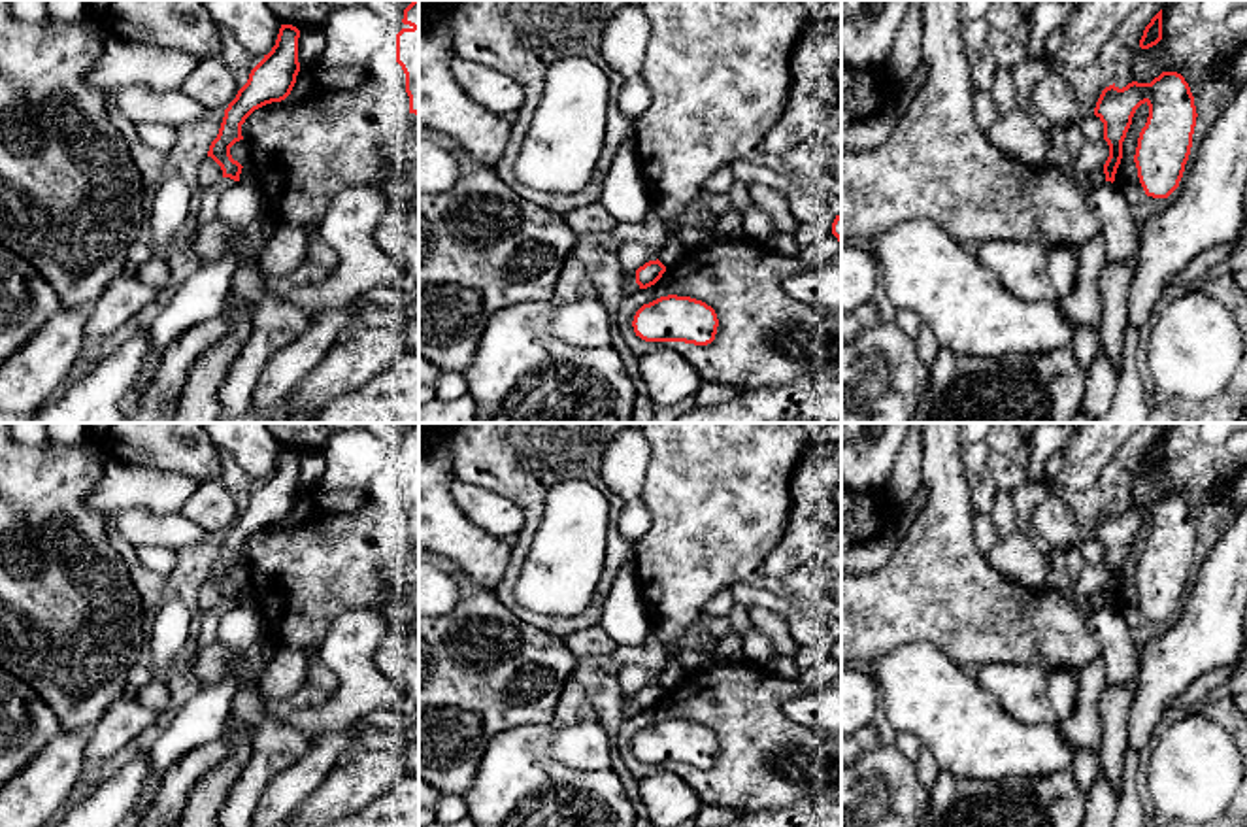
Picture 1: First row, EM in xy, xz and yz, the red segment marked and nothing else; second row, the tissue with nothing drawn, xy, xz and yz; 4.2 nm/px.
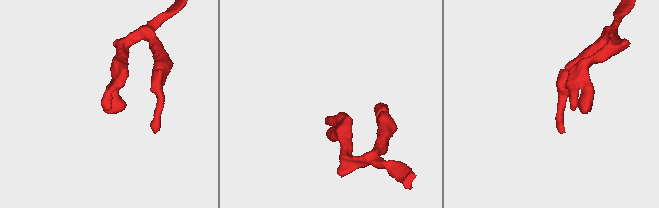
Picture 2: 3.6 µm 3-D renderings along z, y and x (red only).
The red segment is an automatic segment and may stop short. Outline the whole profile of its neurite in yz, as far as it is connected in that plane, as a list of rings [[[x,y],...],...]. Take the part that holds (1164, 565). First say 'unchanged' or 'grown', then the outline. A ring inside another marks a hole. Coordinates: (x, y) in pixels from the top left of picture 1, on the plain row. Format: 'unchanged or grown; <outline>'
unchanged; [[[1162,495],[1151,506],[1132,504],[1122,512],[1113,506],[1102,514],[1094,538],[1104,546],[1109,568],[1106,604],[1115,604],[1122,565],[1141,527],[1149,529],[1149,540],[1134,578],[1138,600],[1147,619],[1168,621],[1183,600],[1198,540],[1190,510],[1177,495]]]

